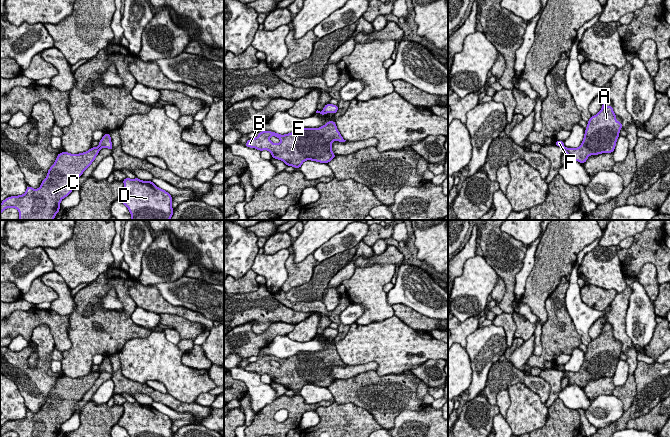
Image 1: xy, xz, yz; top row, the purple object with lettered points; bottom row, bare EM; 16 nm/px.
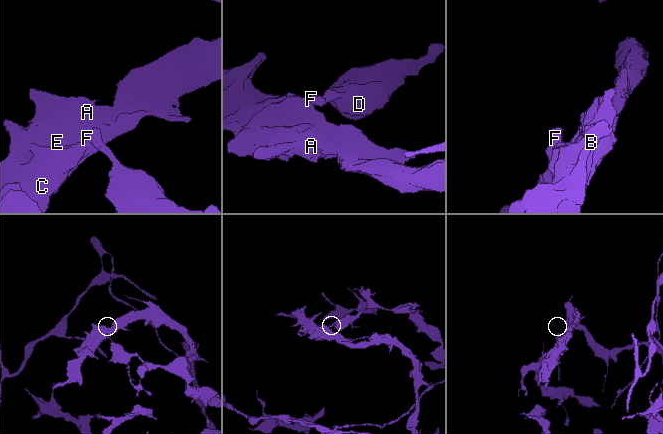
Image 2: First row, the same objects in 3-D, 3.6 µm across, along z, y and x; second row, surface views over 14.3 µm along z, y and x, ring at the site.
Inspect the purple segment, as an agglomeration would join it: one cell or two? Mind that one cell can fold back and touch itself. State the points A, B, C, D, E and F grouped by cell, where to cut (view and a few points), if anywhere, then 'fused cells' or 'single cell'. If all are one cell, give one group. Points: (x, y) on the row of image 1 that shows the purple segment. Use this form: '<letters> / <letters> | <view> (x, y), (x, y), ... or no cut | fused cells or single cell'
A B C E / D F | xy (98, 146), (100, 148) | fused cells

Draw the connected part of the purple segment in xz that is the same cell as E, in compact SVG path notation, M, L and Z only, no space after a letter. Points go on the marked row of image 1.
M334 121L319 128L300 128L288 134L261 131L257 137L249 139L245 146L259 151L268 150L272 158L283 161L297 169L304 161L329 163L335 158L332 142L345 142Z

